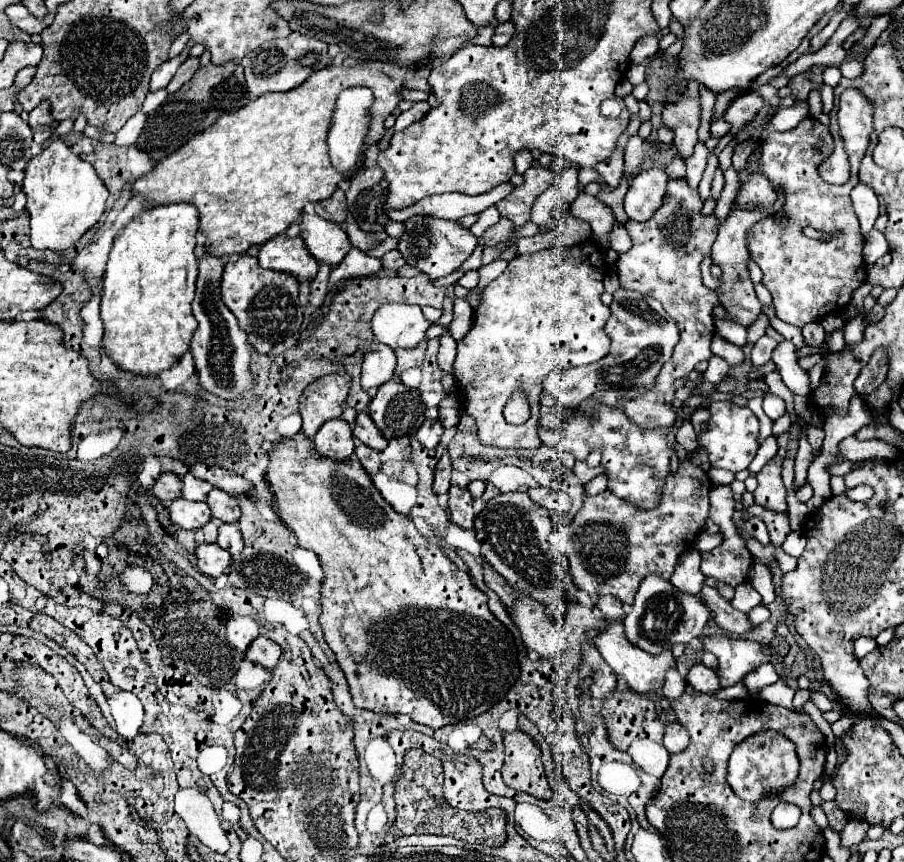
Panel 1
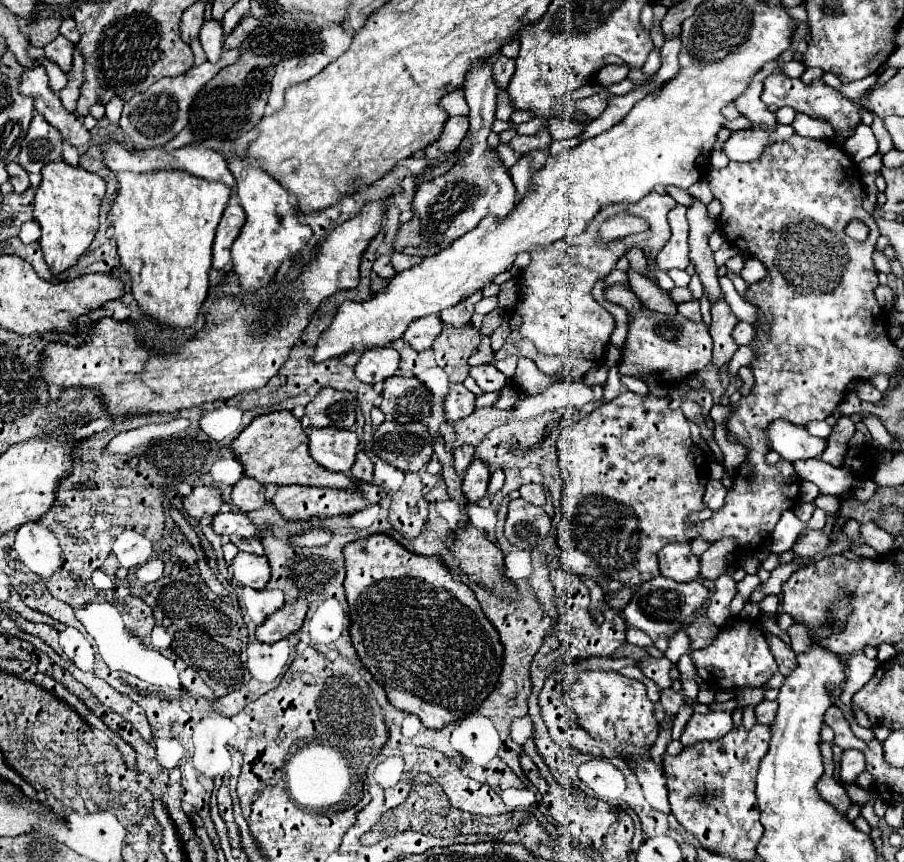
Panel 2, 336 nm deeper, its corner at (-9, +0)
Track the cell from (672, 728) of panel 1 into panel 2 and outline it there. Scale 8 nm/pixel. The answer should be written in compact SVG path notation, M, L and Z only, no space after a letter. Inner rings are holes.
M711 710L709 714L694 713L681 734L681 744L693 746L695 742L701 740L717 740L725 736L731 728L733 728L731 712Z

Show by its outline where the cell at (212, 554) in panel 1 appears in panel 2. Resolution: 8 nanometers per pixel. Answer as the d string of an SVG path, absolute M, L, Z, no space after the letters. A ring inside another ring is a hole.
M239 552L231 564L235 582L263 590L271 578L271 568L265 556L253 556L249 552Z

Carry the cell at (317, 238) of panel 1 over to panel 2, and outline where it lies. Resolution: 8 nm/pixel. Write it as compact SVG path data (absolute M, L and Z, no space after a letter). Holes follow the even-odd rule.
M383 254L383 256L379 256L377 260L375 260L375 264L373 264L373 270L377 272L377 276L381 276L381 278L393 278L397 272L393 270L393 266L391 266L391 258L389 258L389 254Z

